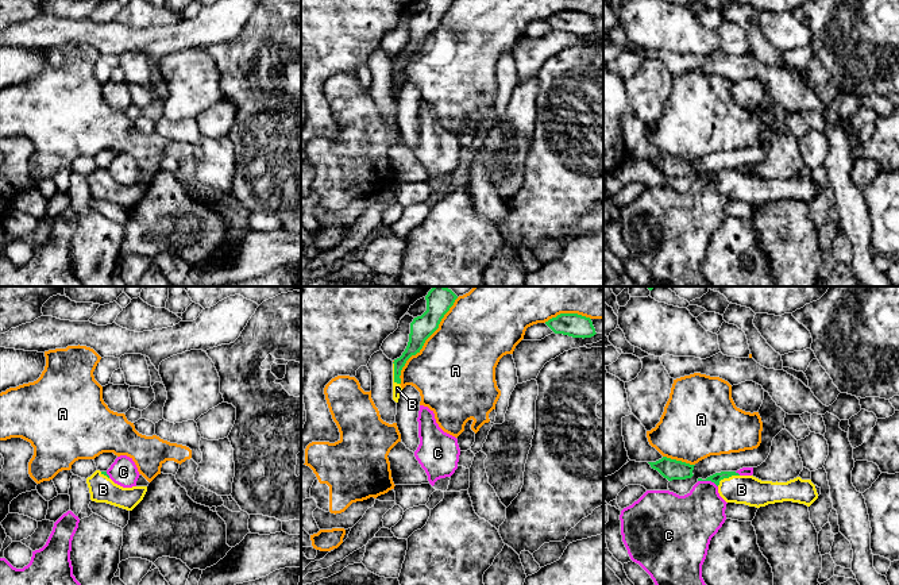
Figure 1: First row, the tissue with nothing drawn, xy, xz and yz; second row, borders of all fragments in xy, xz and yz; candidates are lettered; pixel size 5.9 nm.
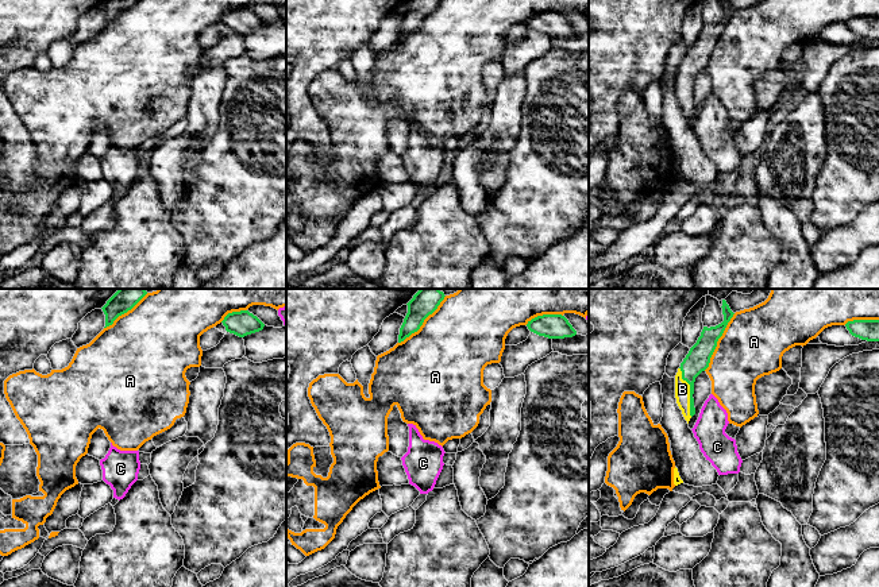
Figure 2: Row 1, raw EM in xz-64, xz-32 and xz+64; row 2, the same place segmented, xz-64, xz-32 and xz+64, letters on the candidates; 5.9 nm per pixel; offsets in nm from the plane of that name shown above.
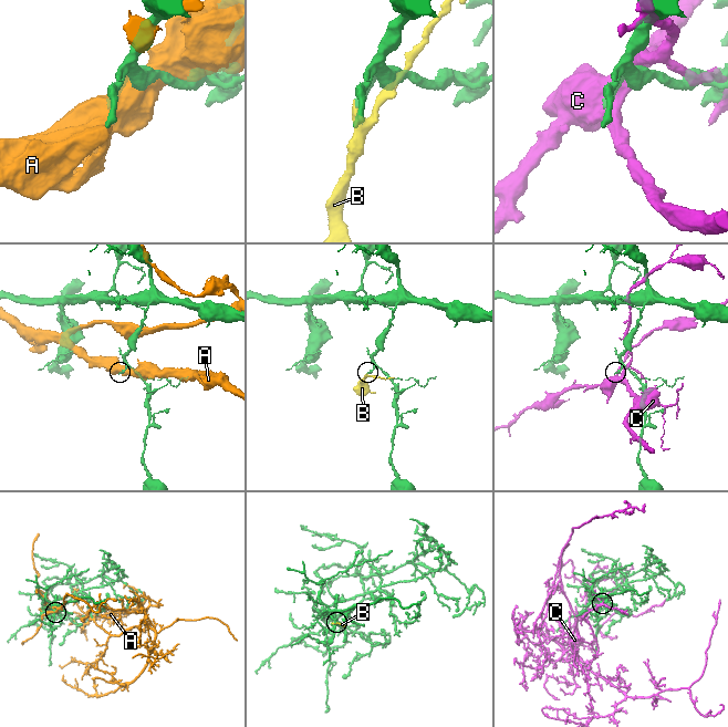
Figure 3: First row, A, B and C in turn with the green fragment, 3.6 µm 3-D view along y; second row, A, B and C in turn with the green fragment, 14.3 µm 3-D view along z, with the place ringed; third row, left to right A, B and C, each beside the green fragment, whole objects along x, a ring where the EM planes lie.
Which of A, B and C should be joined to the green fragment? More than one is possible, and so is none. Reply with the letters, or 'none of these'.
B

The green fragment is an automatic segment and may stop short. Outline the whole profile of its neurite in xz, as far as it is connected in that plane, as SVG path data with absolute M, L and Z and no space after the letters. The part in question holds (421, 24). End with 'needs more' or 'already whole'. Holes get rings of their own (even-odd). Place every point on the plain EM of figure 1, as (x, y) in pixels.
M427 0L427 8L410 20L409 39L402 53L393 59L393 97L398 100L401 92L401 68L406 58L420 50L425 38L439 26L444 12L454 0Z; needs more

